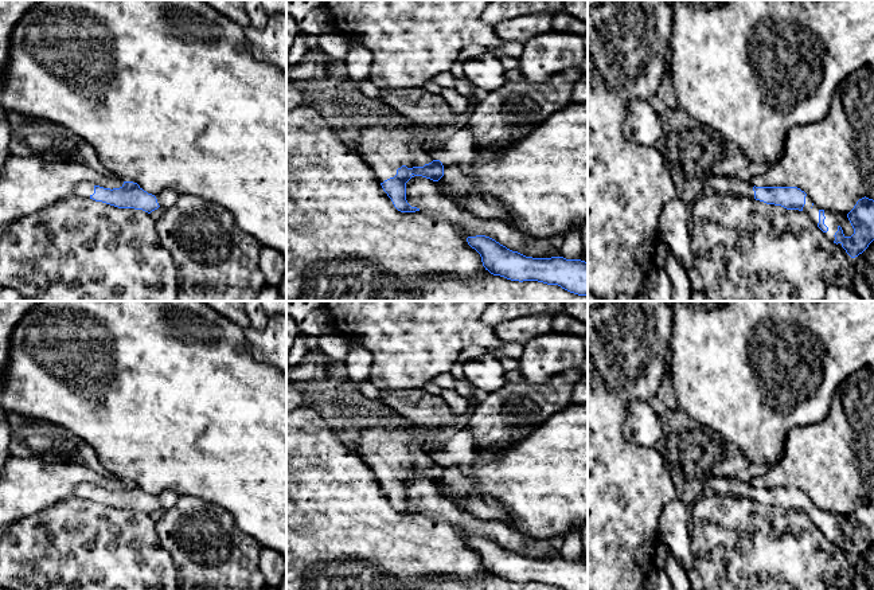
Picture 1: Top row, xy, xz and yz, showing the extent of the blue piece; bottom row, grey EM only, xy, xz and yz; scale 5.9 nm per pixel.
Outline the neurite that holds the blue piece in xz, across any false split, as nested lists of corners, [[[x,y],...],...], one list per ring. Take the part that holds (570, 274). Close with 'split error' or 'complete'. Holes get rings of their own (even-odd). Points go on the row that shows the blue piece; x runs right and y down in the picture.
[[[485,235],[468,237],[467,242],[480,254],[483,266],[493,276],[519,282],[538,281],[558,285],[570,293],[588,296],[588,262],[585,261],[526,257]]]; complete

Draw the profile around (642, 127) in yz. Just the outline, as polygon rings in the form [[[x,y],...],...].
[[[632,98],[628,102],[624,136],[629,142],[648,149],[653,149],[663,137],[659,114],[653,110],[649,101]]]

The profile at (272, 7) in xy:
[[[260,0],[268,16],[282,13],[286,15],[286,0]]]

